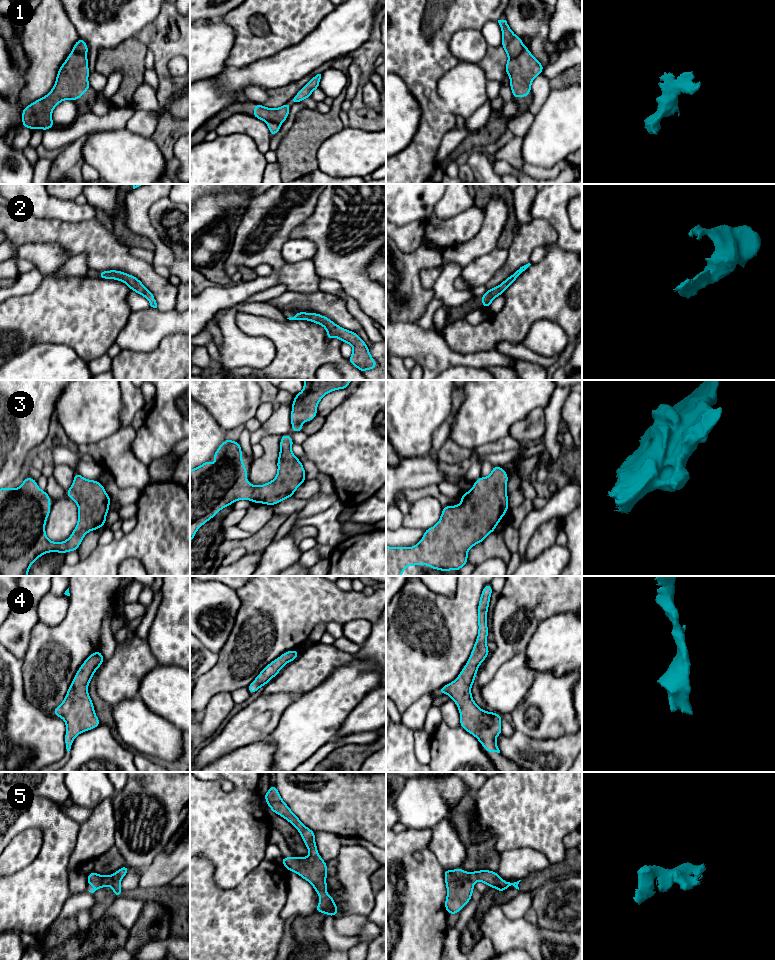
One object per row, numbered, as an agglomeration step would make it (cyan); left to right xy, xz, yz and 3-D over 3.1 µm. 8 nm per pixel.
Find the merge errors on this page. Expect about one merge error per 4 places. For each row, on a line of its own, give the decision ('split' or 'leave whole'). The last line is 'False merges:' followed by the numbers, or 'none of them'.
1: split
2: leave whole
3: leave whole
4: leave whole
5: leave whole
False merges: 1

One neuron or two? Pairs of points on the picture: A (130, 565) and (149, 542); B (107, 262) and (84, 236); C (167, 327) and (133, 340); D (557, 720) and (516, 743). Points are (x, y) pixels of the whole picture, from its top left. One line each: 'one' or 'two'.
A: two
B: one
C: one
D: two

